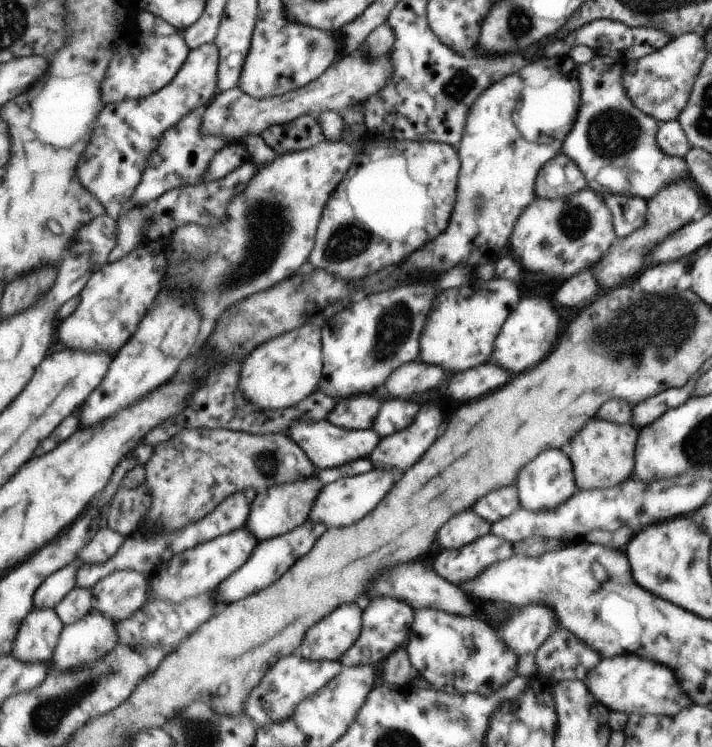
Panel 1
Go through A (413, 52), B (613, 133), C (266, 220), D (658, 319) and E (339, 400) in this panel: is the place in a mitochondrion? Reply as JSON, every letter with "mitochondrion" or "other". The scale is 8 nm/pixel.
{"A":"mitochondrion","B":"mitochondrion","C":"mitochondrion","D":"mitochondrion","E":"other"}

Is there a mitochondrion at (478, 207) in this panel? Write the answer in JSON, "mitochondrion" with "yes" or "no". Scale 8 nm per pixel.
{"mitochondrion":"yes"}

